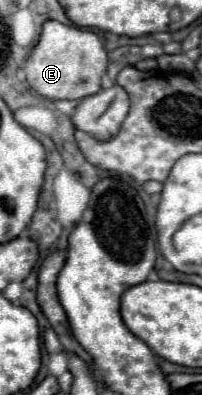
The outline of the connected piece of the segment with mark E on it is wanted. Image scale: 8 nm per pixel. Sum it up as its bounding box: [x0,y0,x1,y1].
[23,20,107,100]

